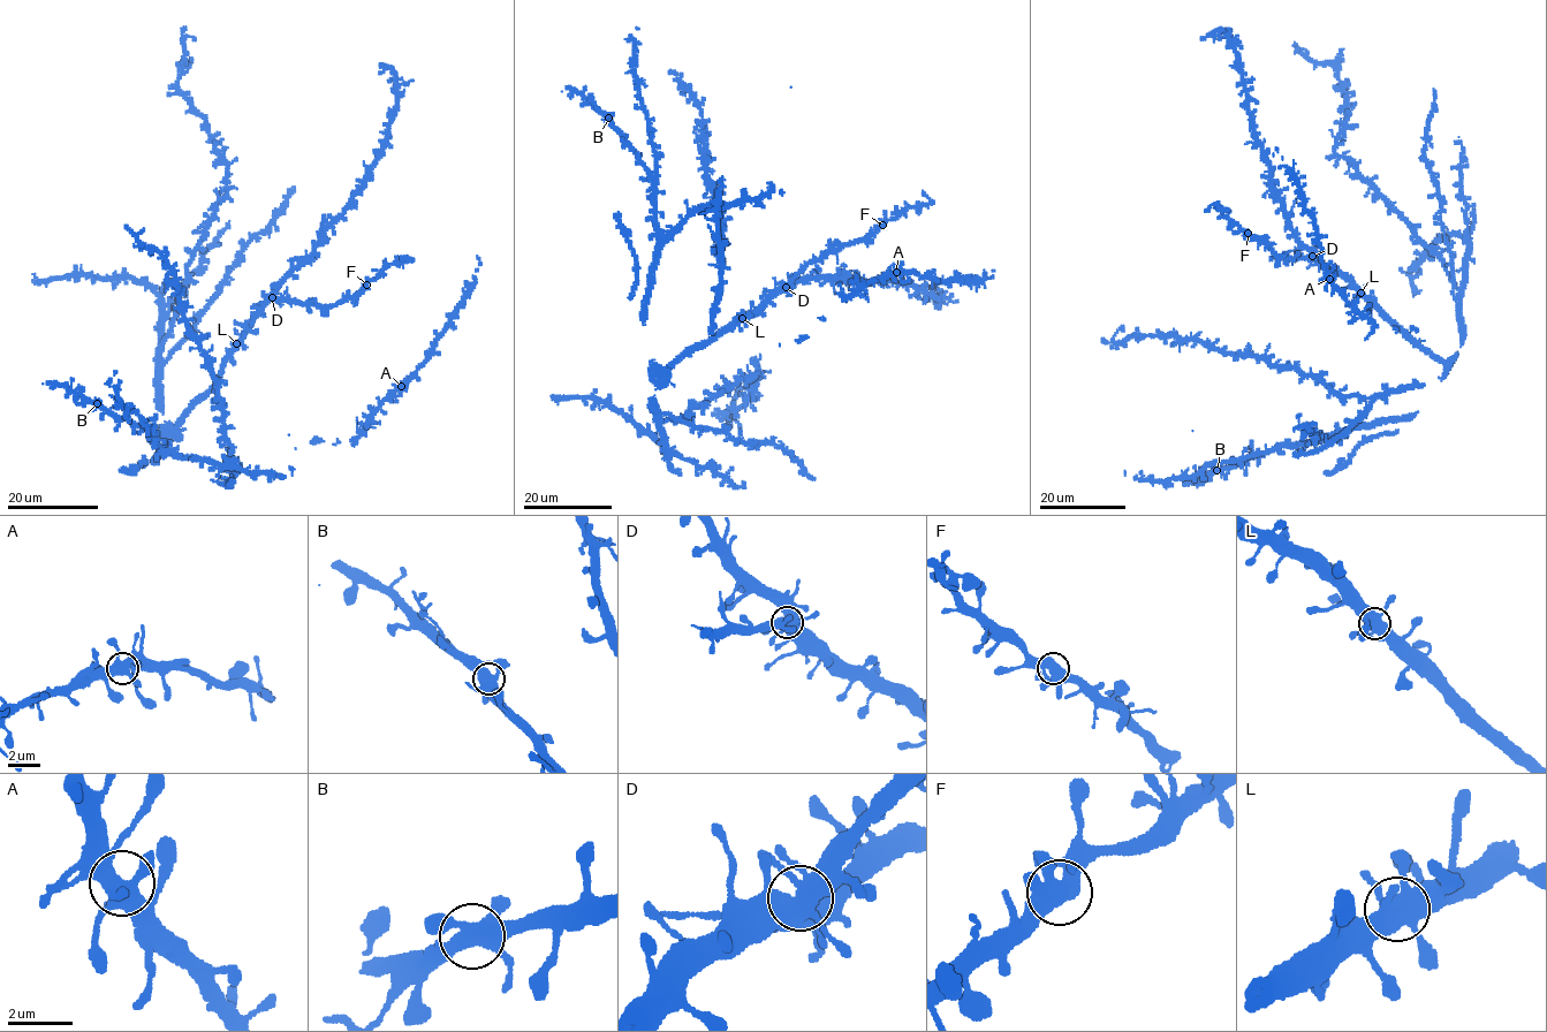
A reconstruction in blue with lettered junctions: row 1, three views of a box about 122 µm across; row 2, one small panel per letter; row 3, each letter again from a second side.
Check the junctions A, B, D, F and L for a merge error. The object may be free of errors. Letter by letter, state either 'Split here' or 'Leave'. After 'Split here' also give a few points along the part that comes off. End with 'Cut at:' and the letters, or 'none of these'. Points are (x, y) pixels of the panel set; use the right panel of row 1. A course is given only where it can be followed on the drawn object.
A: Leave
B: Leave
D: Leave
F: Leave
L: Leave
Cut at: none of these

